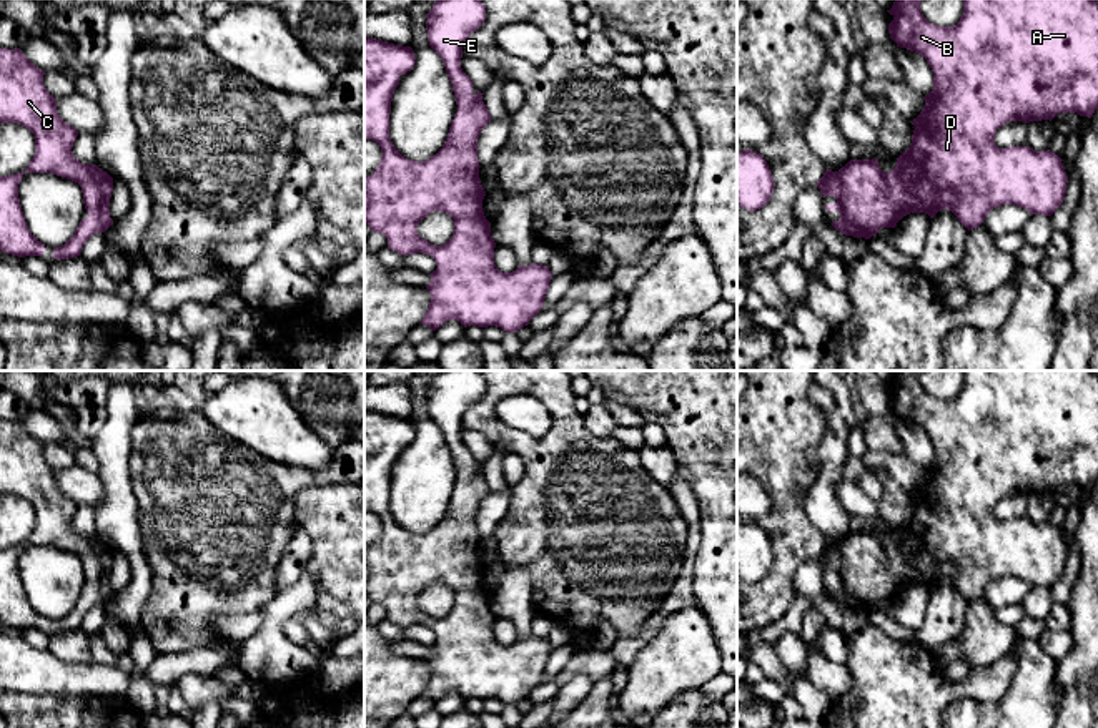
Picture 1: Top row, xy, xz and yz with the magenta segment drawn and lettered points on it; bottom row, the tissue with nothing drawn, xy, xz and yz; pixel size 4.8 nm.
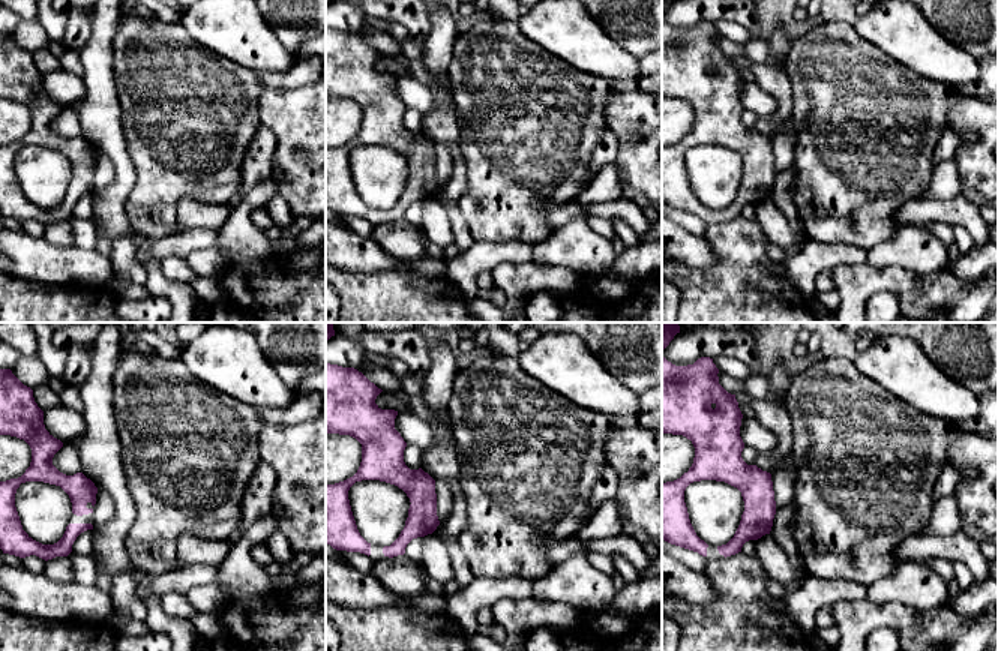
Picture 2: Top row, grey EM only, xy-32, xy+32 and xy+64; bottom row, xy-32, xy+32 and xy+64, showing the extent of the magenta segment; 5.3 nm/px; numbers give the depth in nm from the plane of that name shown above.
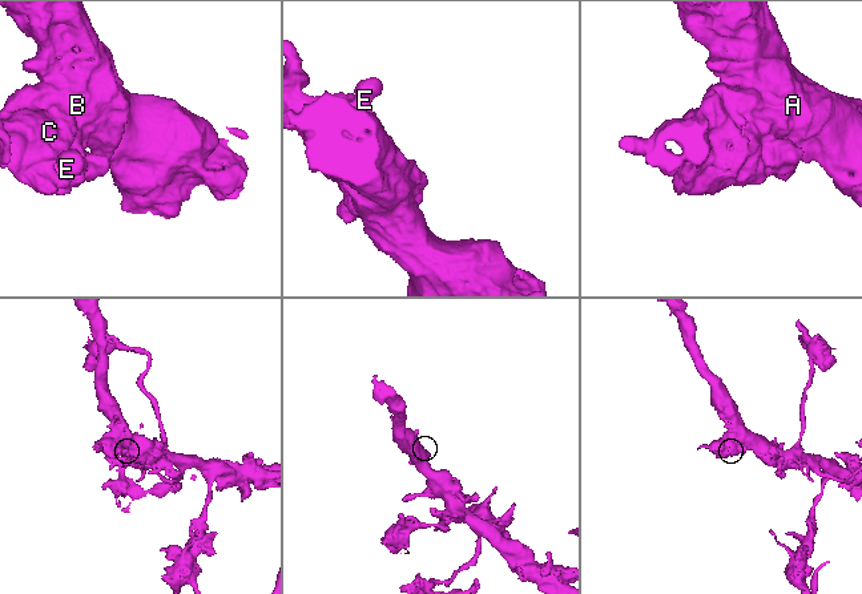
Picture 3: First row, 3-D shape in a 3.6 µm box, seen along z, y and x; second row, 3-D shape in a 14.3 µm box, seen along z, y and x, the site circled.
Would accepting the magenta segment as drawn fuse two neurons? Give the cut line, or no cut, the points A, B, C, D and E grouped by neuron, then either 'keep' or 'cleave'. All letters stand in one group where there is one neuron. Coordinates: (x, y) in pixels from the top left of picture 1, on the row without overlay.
cut none; groups A B C D E; keep

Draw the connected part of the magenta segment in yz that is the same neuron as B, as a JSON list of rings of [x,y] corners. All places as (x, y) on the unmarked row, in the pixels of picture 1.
[[[895,371],[890,382],[887,382],[893,392],[888,396],[890,411],[897,419],[907,421],[922,427],[933,444],[933,460],[925,467],[925,479],[922,485],[910,494],[915,502],[912,507],[910,520],[897,530],[897,539],[883,545],[878,539],[878,532],[850,532],[838,544],[825,542],[824,548],[817,553],[822,568],[833,568],[835,577],[825,577],[828,583],[838,583],[840,592],[832,598],[845,608],[870,612],[882,600],[895,600],[897,595],[910,585],[925,585],[933,590],[942,582],[950,582],[957,592],[970,603],[978,600],[985,588],[1002,577],[1016,577],[1028,582],[1031,587],[1051,588],[1065,572],[1068,548],[1063,540],[1061,530],[1053,524],[1035,524],[1030,519],[1010,519],[998,520],[995,517],[995,505],[1000,499],[1010,494],[1041,494],[1053,492],[1058,485],[1078,485],[1080,489],[1091,490],[1098,480],[1098,374],[1093,371],[963,371],[963,387],[953,399],[938,399],[930,396],[922,382],[923,371]]]

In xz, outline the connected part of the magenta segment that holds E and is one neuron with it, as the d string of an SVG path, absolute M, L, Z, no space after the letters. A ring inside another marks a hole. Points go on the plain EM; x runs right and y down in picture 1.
M439 371L426 387L429 419L444 434L456 469L458 485L449 499L443 520L428 534L404 530L389 510L391 474L399 449L413 442L416 429L411 419L394 417L364 409L364 510L381 519L383 529L376 544L364 550L364 593L373 605L388 612L388 620L408 627L429 627L438 640L431 645L426 662L431 675L421 696L431 703L456 691L464 700L496 698L516 705L542 681L552 647L547 638L517 638L502 645L494 637L496 615L491 595L482 583L486 563L479 553L477 510L491 494L482 465L472 465L472 454L461 440L462 416L486 392L486 379L479 371ZM433 583L443 583L454 592L454 605L446 617L436 618L418 607L418 597Z

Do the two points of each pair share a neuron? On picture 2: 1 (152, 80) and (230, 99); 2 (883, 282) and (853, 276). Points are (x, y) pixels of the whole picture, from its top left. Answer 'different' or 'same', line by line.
1: same
2: same

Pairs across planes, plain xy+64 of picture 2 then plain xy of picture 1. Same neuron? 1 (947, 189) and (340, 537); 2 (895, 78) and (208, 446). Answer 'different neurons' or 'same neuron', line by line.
1: different neurons
2: same neuron

